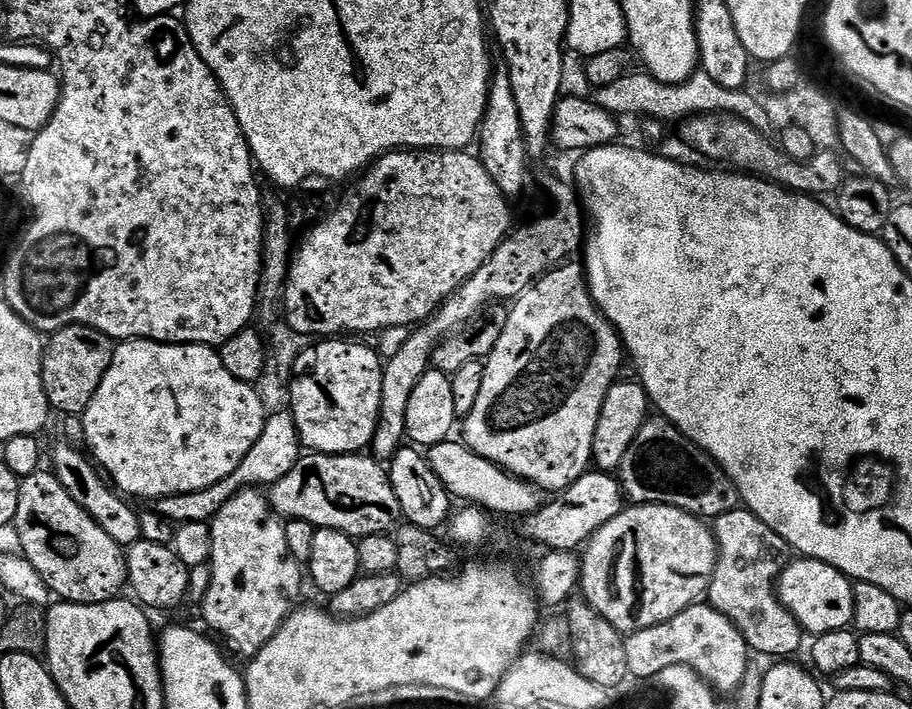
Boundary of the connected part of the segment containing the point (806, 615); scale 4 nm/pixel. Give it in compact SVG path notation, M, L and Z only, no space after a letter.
M793 559L788 569L780 575L778 595L786 610L799 622L805 633L813 637L830 630L842 630L854 618L854 584L834 566L821 560Z

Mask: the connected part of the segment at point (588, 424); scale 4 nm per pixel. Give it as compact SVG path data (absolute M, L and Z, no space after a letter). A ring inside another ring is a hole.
M565 262L544 273L531 288L526 289L521 296L517 296L511 305L506 322L506 330L502 330L502 338L494 346L494 350L486 357L482 391L478 394L478 402L474 402L474 410L462 421L464 428L463 443L467 444L471 452L477 452L482 458L497 464L505 472L510 472L520 480L526 480L545 494L559 494L569 488L574 481L582 478L589 471L592 464L592 447L594 446L594 430L598 430L598 414L602 414L602 402L606 402L606 394L610 386L616 383L621 375L620 363L625 363L626 353L620 335L605 317L600 307L592 300L592 293L588 288L588 277L583 263Z

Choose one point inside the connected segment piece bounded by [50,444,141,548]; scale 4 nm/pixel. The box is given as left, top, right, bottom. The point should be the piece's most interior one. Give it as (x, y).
(76, 471)

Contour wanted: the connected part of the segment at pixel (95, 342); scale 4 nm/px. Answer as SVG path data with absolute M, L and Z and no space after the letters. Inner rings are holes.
M71 324L51 333L44 346L42 362L42 382L49 405L68 416L79 417L83 414L94 394L98 394L98 386L102 386L102 378L106 378L106 370L110 370L115 353L116 344L112 337L90 326Z

